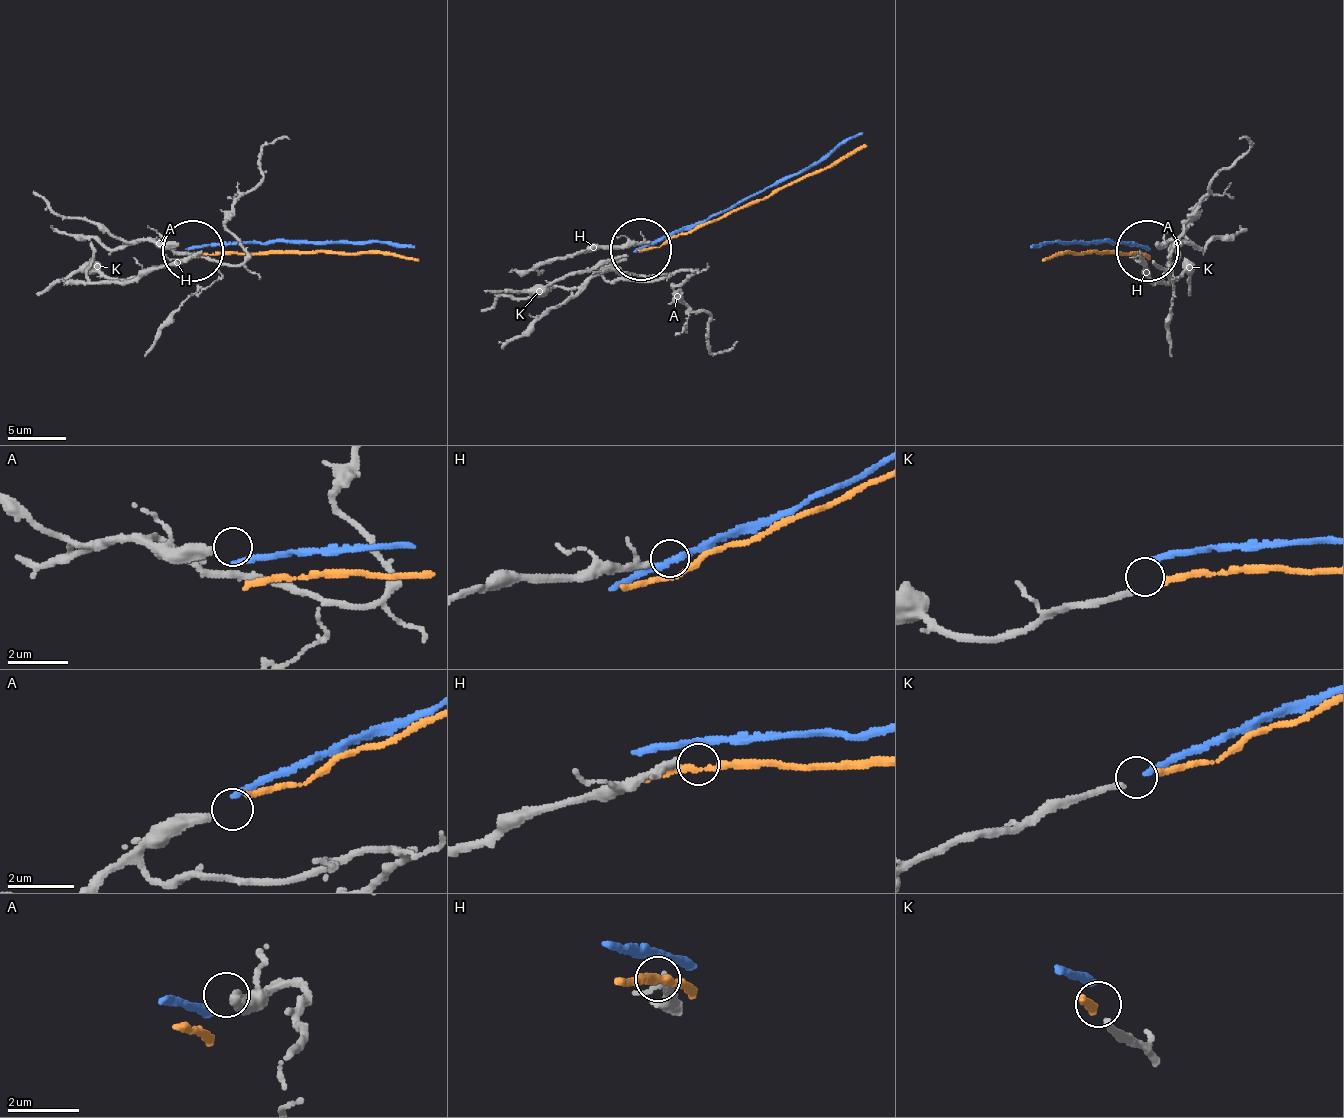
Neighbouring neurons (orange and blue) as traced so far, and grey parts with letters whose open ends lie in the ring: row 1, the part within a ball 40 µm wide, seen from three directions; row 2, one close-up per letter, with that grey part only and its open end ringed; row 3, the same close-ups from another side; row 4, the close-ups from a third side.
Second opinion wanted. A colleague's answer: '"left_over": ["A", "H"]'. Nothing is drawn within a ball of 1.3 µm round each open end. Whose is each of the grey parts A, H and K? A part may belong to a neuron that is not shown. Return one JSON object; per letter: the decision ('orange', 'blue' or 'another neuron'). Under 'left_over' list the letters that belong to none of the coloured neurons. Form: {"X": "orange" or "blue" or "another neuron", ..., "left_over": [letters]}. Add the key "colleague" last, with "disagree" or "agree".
{"A": "another neuron", "H": "another neuron", "K": "orange", "left_over": ["A", "H"], "colleague": "agree"}

